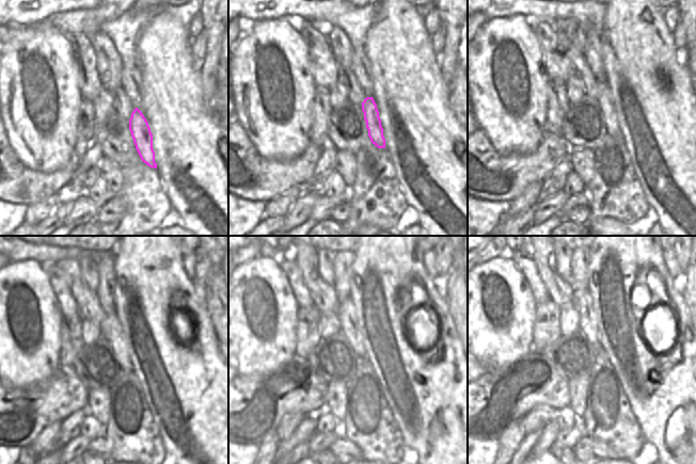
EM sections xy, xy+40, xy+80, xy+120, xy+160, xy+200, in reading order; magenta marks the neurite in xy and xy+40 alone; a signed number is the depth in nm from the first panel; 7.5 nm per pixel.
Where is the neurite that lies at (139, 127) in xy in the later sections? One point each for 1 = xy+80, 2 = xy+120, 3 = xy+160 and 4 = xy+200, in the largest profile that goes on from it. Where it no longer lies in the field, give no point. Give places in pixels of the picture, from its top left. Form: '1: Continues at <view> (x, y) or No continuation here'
1: Continues at xy+80 (603, 98)
2: Continues at xy+120 (111, 330)
3: Continues at xy+160 (347, 317)
4: Continues at xy+200 (587, 319).

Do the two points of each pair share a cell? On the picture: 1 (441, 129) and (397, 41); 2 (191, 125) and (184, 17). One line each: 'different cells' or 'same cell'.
1: same cell
2: different cells

